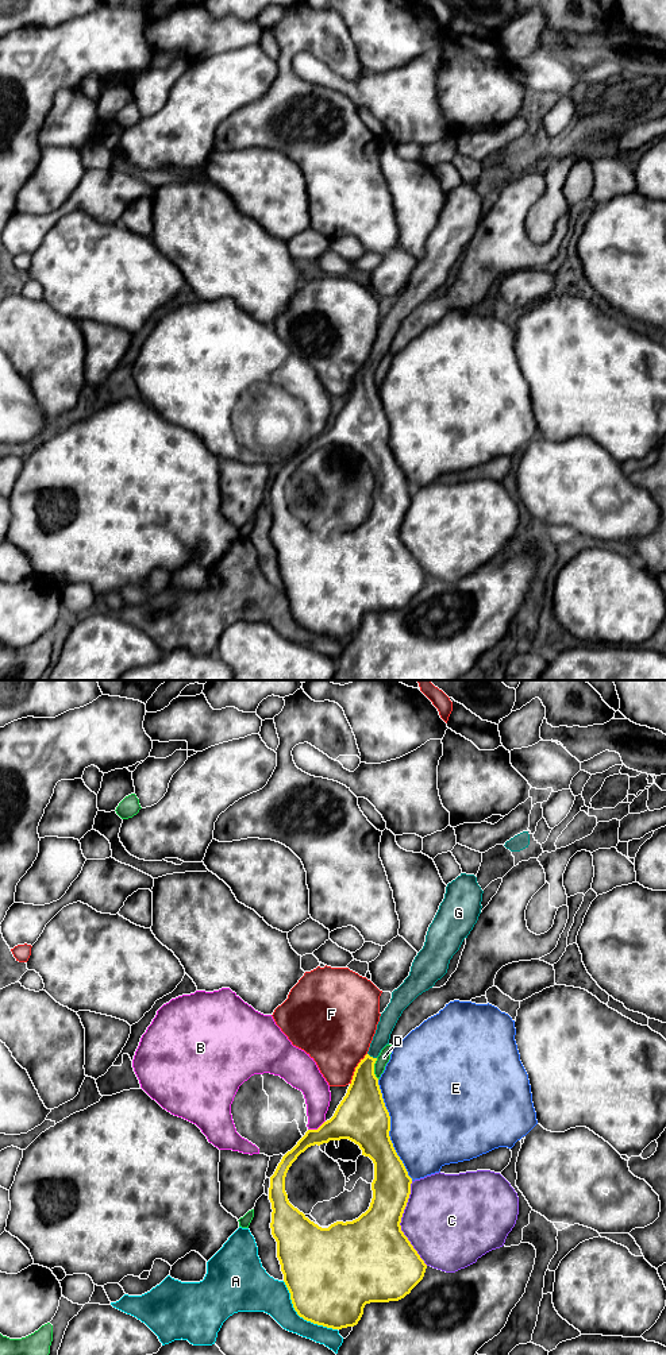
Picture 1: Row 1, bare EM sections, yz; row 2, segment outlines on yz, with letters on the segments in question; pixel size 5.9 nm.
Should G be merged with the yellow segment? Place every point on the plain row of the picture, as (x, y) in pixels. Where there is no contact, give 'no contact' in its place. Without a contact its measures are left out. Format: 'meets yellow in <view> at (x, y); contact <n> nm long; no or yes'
meets yellow in yz at (372, 366); contact 70 nm long; yes

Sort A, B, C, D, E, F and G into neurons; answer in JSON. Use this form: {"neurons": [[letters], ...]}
{"neurons": [["A"], ["B"], ["C"], ["D"], ["E"], ["F"], ["G"]]}

